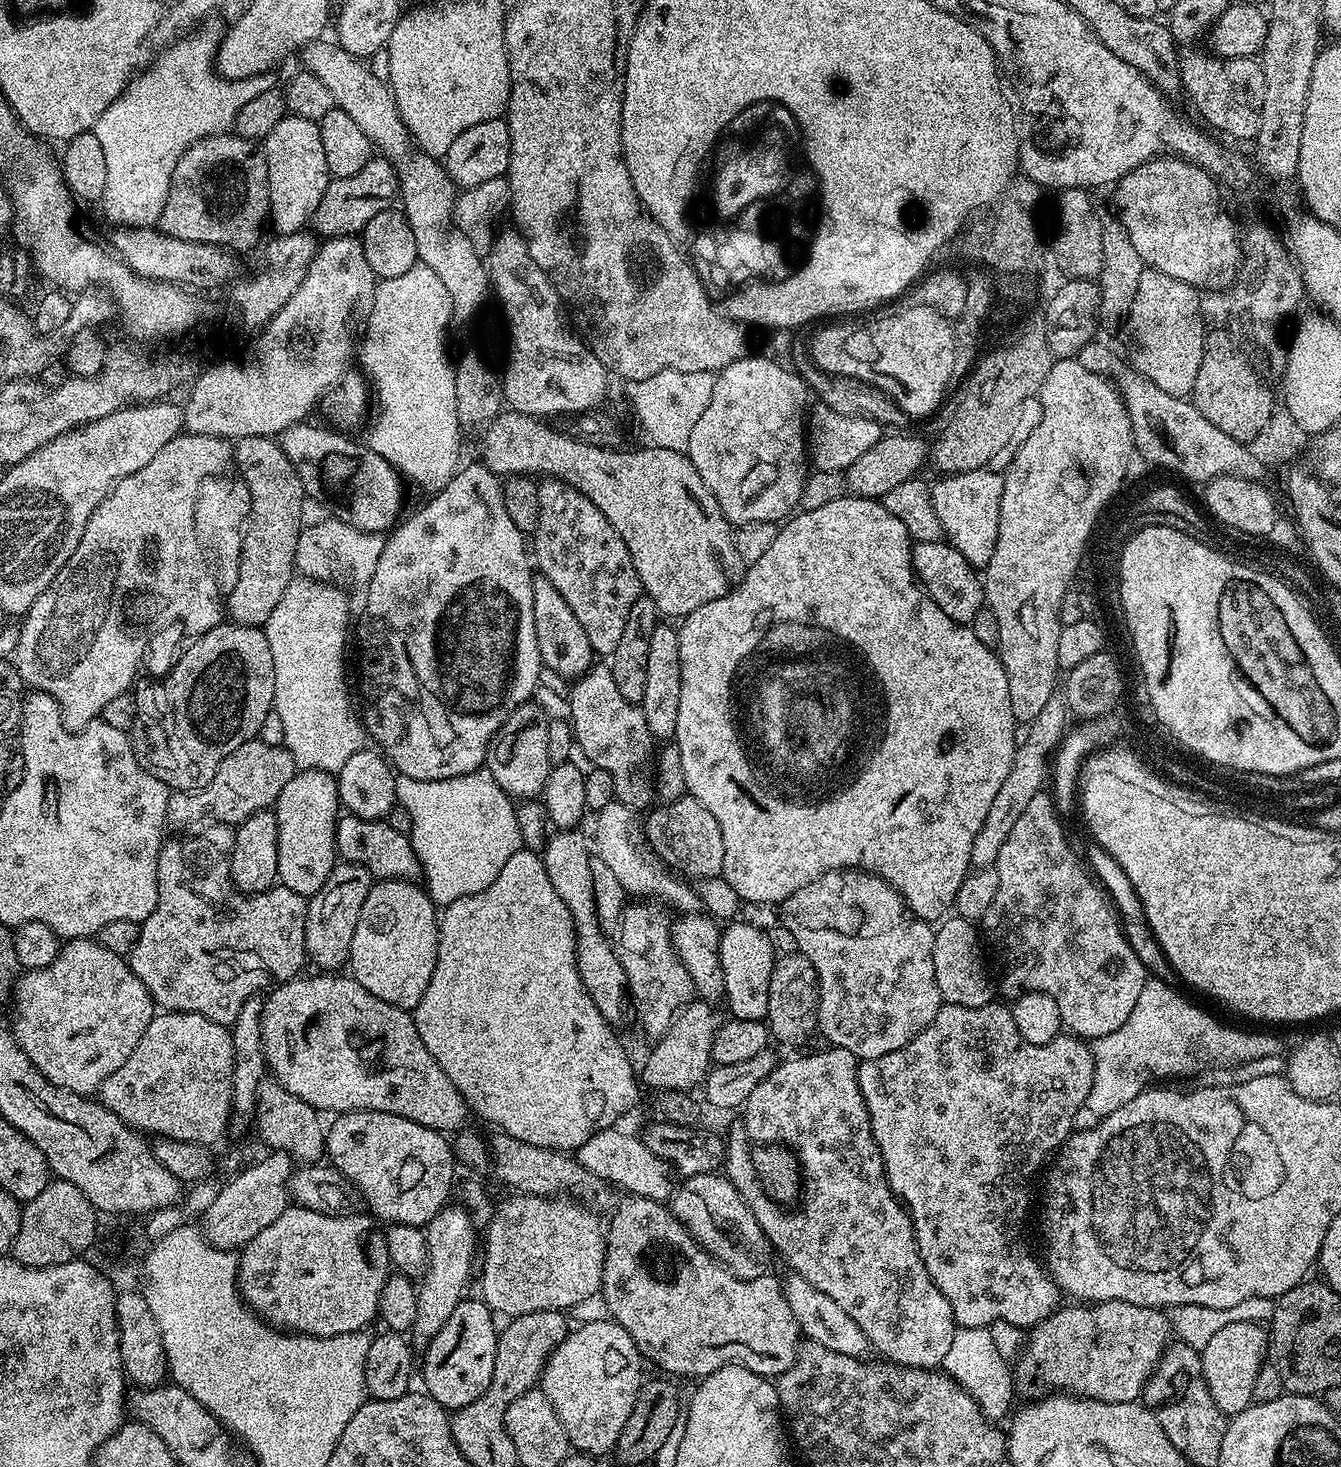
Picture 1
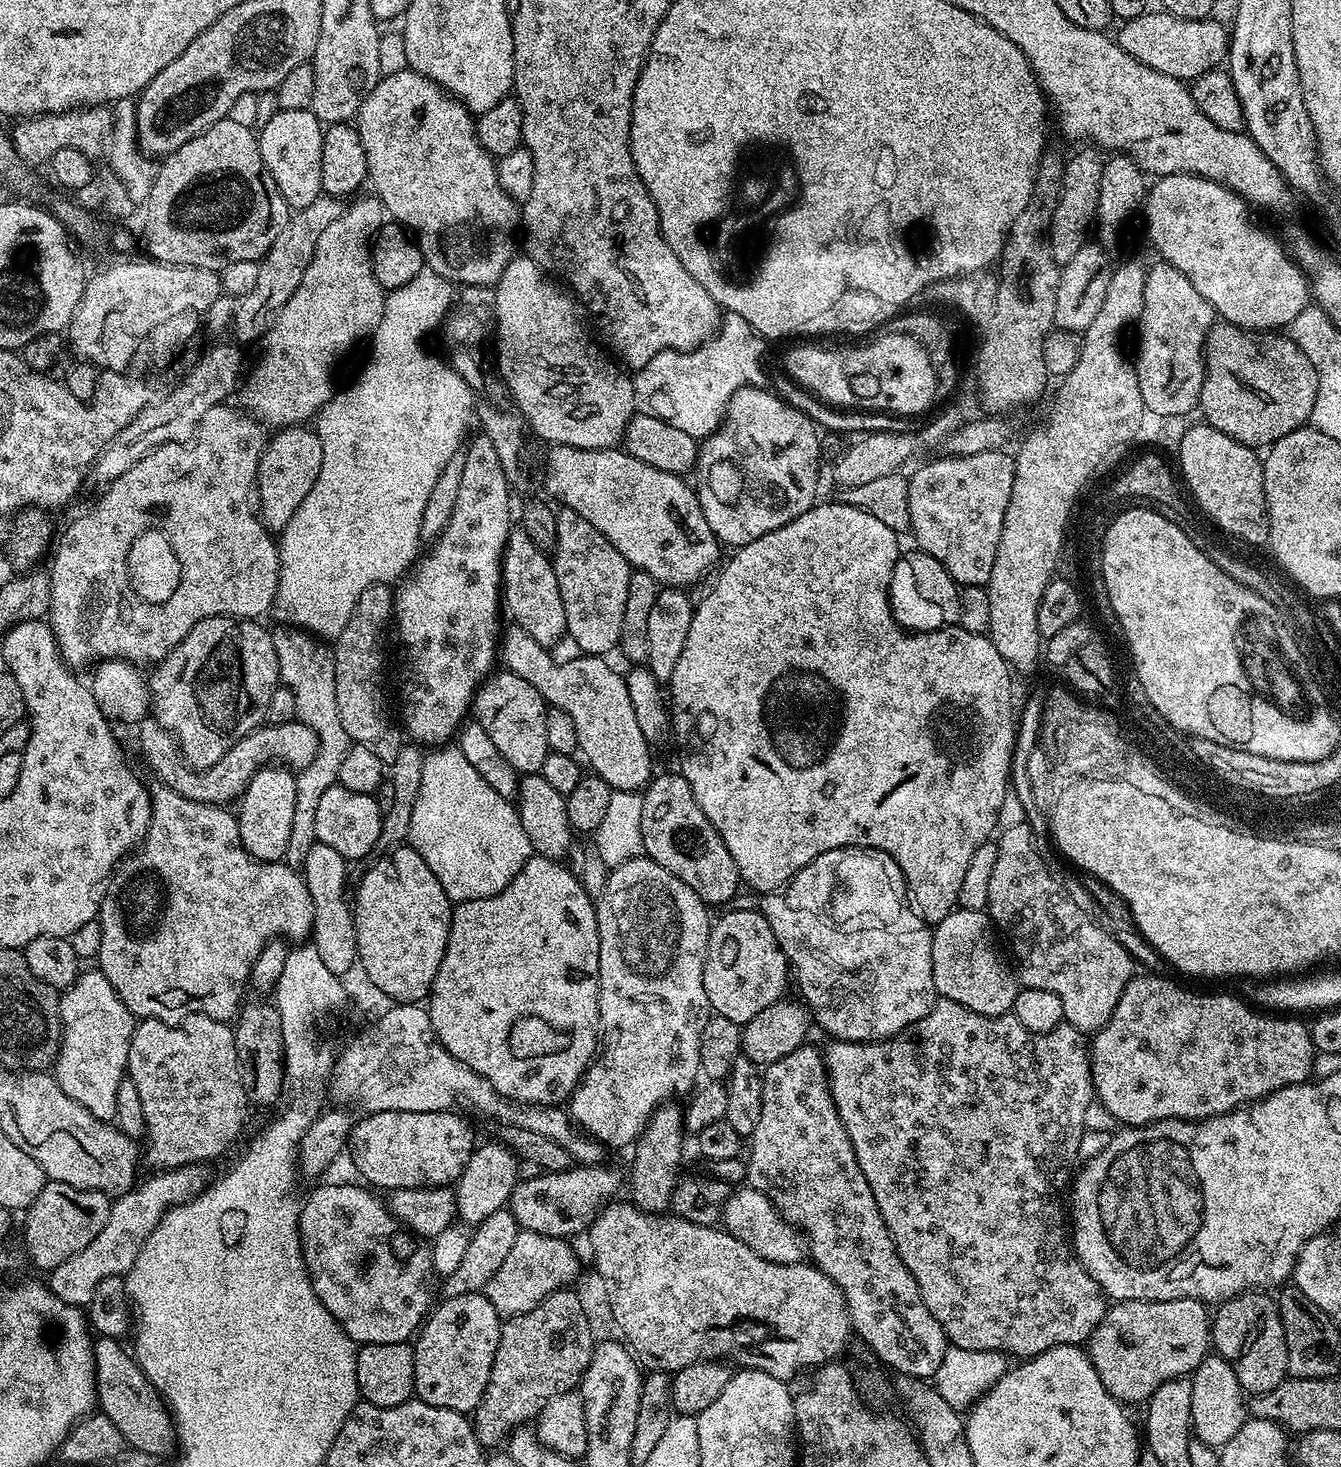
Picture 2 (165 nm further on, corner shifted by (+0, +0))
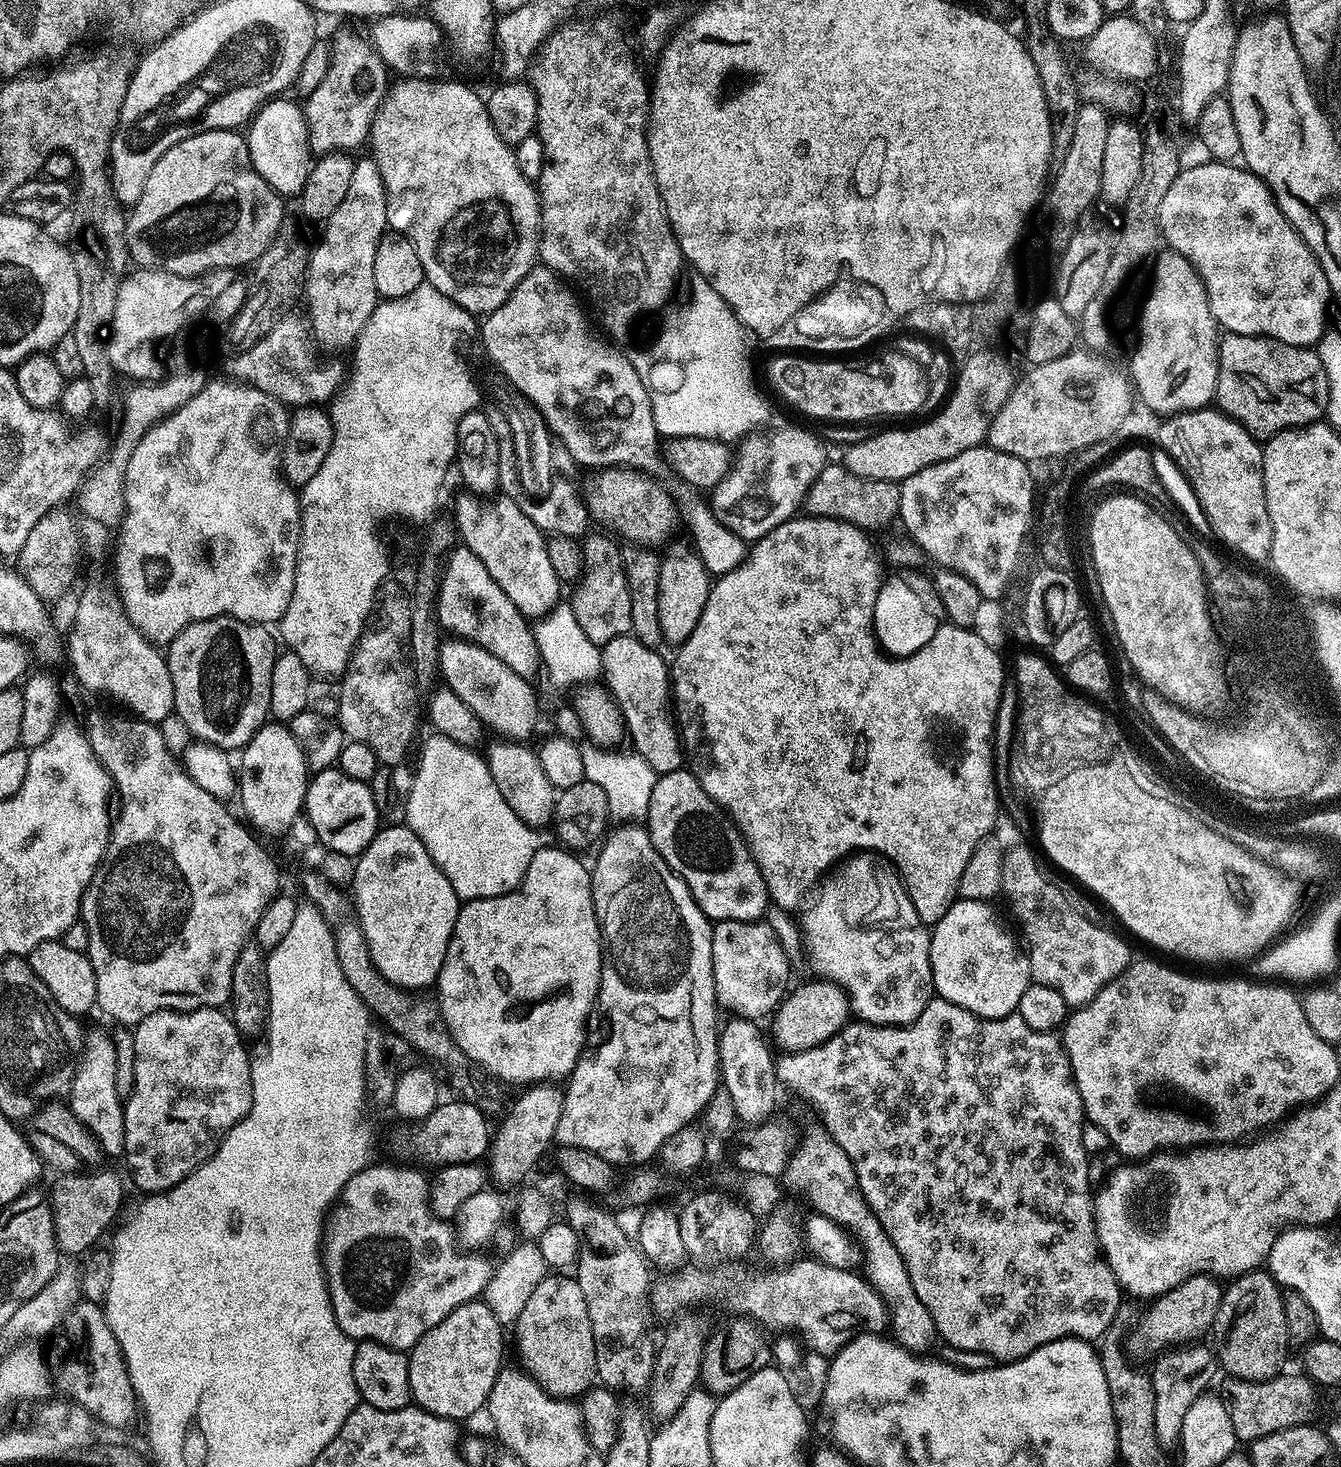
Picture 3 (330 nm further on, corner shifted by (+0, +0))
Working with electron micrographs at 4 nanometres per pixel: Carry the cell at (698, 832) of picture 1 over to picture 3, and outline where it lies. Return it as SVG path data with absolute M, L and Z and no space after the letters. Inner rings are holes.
M679 770L657 775L646 827L656 853L668 863L674 875L682 878L709 921L759 921L763 917L760 915L769 911L768 887L747 840L736 821L702 790L691 772Z

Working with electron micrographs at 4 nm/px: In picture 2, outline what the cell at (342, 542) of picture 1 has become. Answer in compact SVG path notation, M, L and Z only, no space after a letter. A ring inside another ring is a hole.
M427 270L419 272L414 278L410 278L410 282L406 282L406 286L391 289L384 298L384 313L381 321L378 322L376 331L370 336L372 353L369 354L368 361L365 362L364 369L360 372L360 377L349 388L344 388L341 392L339 389L332 399L325 402L316 413L314 431L322 442L322 470L318 474L314 486L310 486L310 494L306 494L306 498L302 498L302 506L298 506L298 510L294 510L294 518L290 518L290 522L286 522L283 532L279 533L278 536L280 581L276 591L276 603L272 605L270 612L271 615L274 614L280 619L281 625L301 629L317 638L325 638L324 636L338 637L342 634L342 630L346 630L346 622L350 622L350 614L354 614L354 606L358 602L362 590L366 590L375 584L391 585L392 580L397 579L396 581L399 581L413 567L414 561L421 551L420 527L422 526L426 502L429 501L431 490L433 490L436 481L439 480L439 475L442 474L447 462L450 461L450 458L453 458L456 452L461 451L466 440L464 431L467 430L468 423L471 420L473 423L474 420L473 390L460 377L451 363L443 360L443 364L424 345L424 339L435 328L437 331L441 327L442 321L453 307L452 292L454 292L454 286L450 281Z

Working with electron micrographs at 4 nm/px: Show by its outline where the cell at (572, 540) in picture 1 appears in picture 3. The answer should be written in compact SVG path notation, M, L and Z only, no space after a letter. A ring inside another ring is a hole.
M589 535L582 544L584 573L575 585L576 593L570 597L570 603L574 610L574 618L578 618L578 626L582 626L586 638L603 646L612 638L631 633L630 590L626 586L624 560L620 557L621 547L611 540L611 535L591 536Z

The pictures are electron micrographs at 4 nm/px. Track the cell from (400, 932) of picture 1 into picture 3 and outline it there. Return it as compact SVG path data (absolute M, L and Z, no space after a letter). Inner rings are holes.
M404 822L381 827L356 860L350 892L376 969L405 990L435 985L462 901L418 834Z

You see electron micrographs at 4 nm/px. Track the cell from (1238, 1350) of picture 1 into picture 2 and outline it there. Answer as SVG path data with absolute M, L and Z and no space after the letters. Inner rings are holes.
M1208 1354L1191 1374L1190 1379L1192 1381L1190 1414L1195 1439L1219 1450L1226 1442L1230 1442L1230 1438L1234 1438L1234 1434L1238 1434L1238 1430L1245 1422L1246 1393L1240 1387L1230 1362L1219 1354Z

